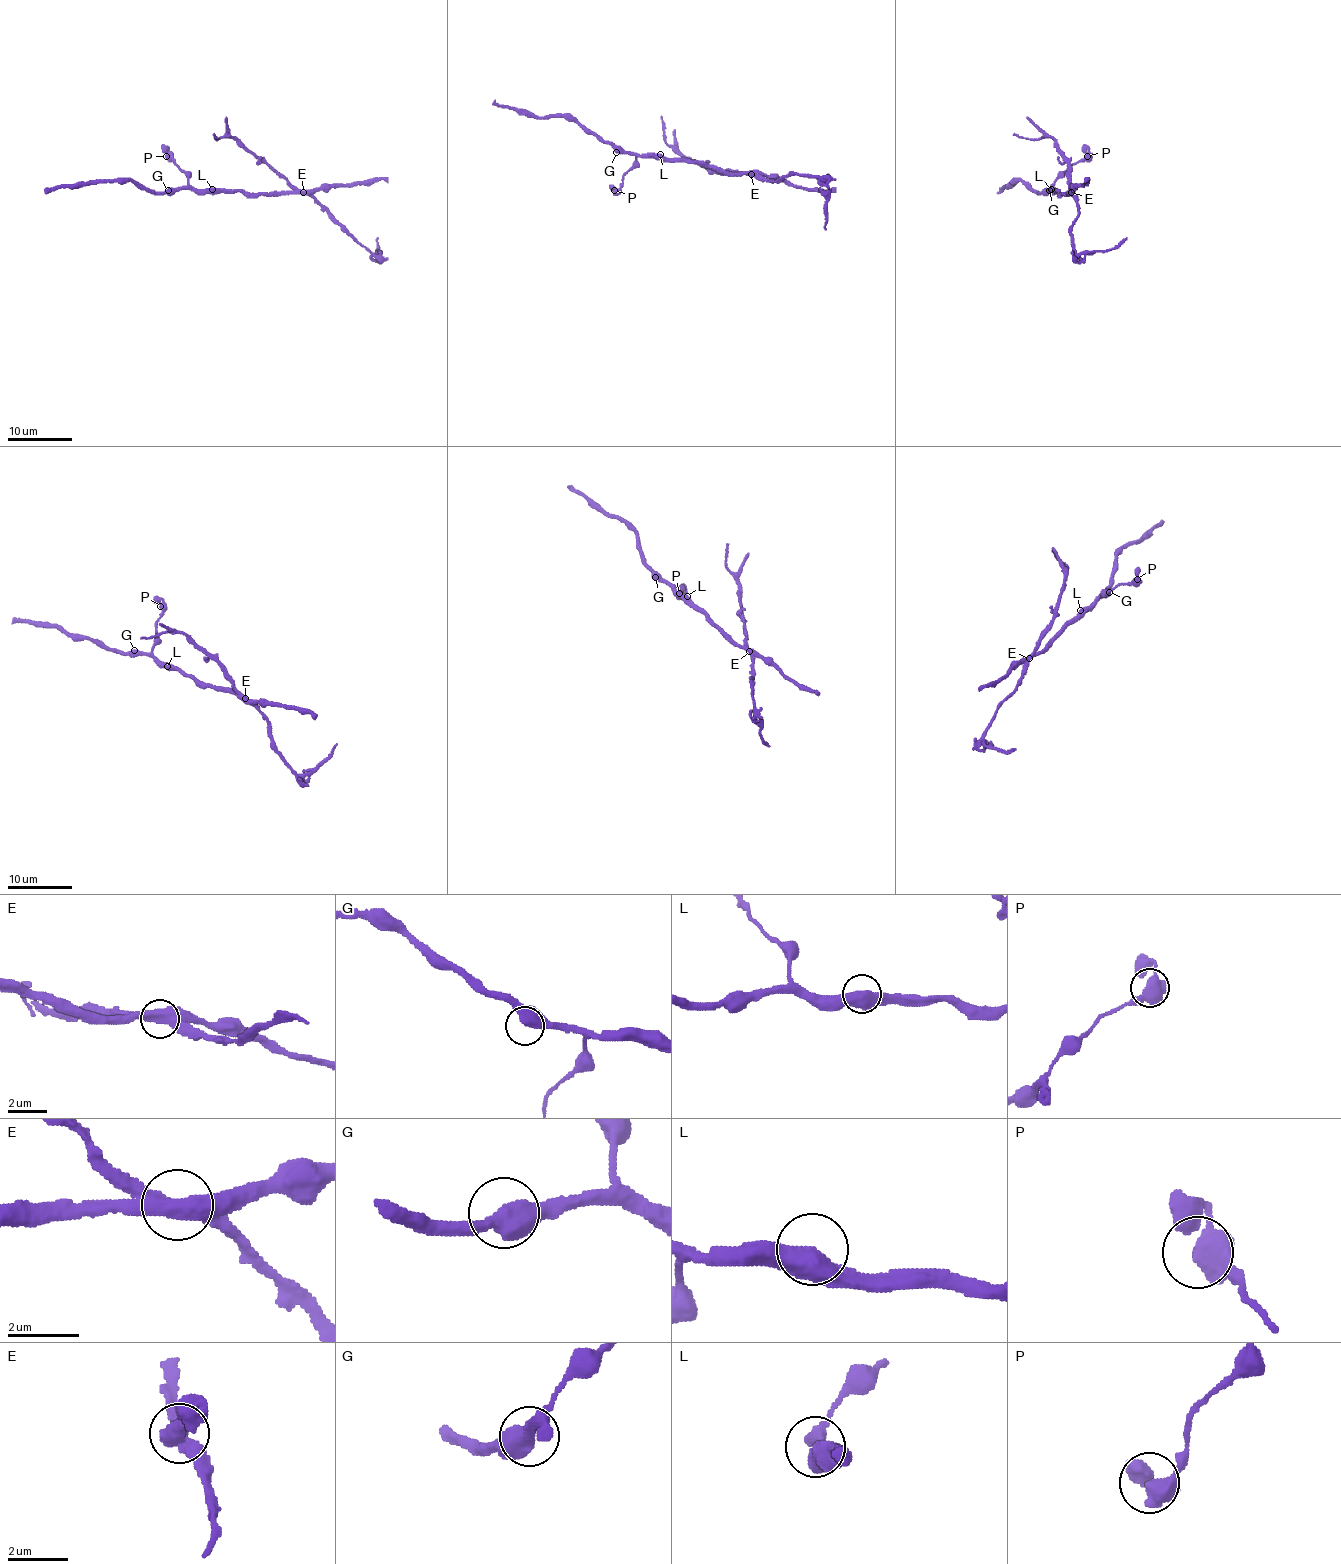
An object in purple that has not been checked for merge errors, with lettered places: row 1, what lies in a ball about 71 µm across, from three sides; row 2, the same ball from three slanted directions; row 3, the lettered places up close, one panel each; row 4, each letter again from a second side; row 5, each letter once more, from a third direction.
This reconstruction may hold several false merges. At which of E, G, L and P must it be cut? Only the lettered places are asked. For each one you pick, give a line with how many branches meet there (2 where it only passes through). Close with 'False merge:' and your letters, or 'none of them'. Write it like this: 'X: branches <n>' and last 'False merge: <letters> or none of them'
E: branches 2
False merge: E

